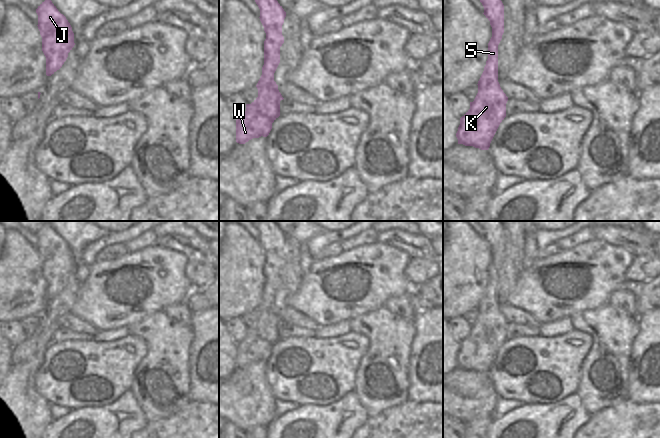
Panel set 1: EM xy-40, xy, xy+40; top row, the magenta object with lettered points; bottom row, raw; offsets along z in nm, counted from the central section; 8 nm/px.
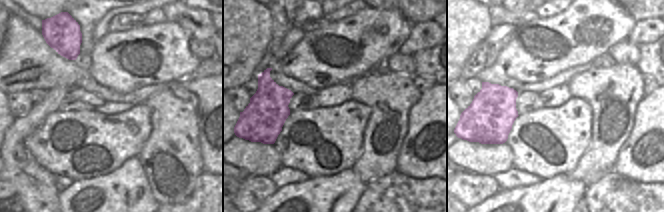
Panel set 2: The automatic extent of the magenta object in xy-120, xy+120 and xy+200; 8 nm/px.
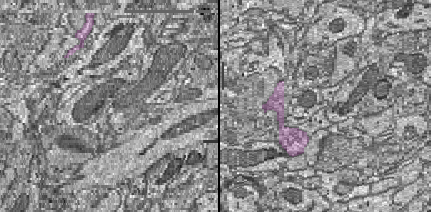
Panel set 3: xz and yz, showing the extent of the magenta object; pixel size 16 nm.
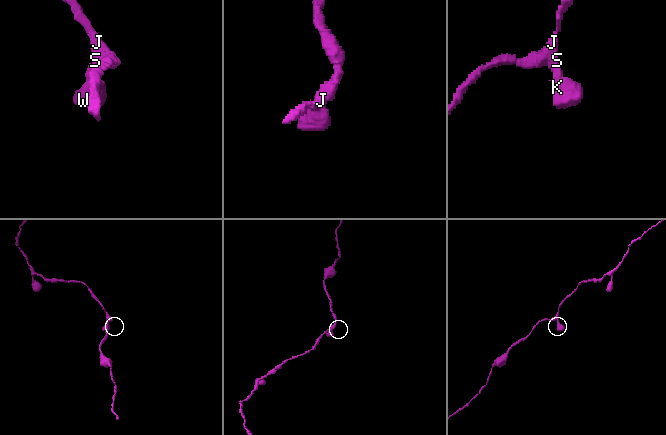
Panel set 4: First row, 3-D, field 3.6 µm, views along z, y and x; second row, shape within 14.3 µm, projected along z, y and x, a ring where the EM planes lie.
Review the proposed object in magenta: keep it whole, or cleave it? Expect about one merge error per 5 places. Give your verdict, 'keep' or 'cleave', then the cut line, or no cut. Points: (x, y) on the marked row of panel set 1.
keep; cut none

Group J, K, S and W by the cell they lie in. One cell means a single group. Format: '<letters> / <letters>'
J K S W

